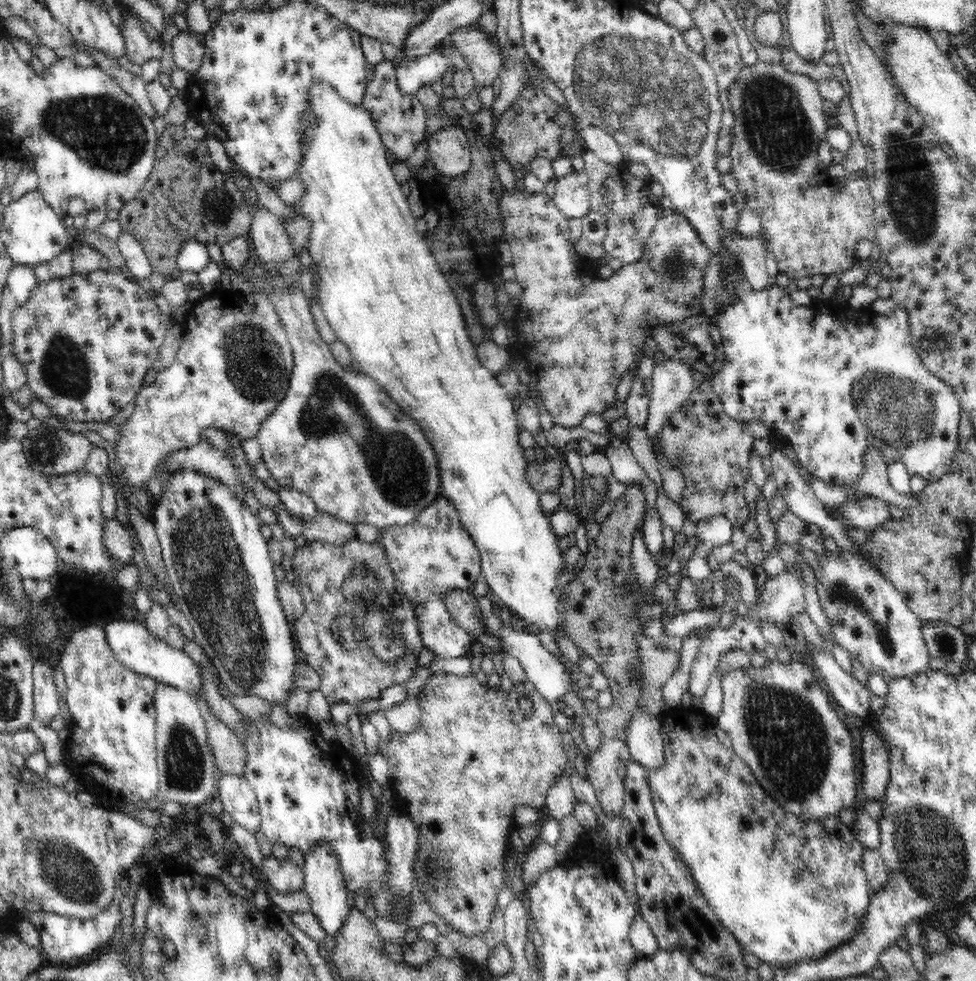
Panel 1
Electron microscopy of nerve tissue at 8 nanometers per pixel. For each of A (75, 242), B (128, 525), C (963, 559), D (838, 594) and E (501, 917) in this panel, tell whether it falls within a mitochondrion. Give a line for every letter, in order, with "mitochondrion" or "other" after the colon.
A: other
B: other
C: other
D: mitochondrion
E: other

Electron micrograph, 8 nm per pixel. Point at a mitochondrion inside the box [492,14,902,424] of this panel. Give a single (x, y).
(645, 87)

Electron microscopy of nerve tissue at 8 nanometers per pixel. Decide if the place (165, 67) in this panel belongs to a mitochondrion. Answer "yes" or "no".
no

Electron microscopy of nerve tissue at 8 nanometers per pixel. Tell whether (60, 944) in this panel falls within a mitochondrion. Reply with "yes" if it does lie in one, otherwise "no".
no

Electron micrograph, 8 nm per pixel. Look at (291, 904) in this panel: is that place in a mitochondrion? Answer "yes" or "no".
no

